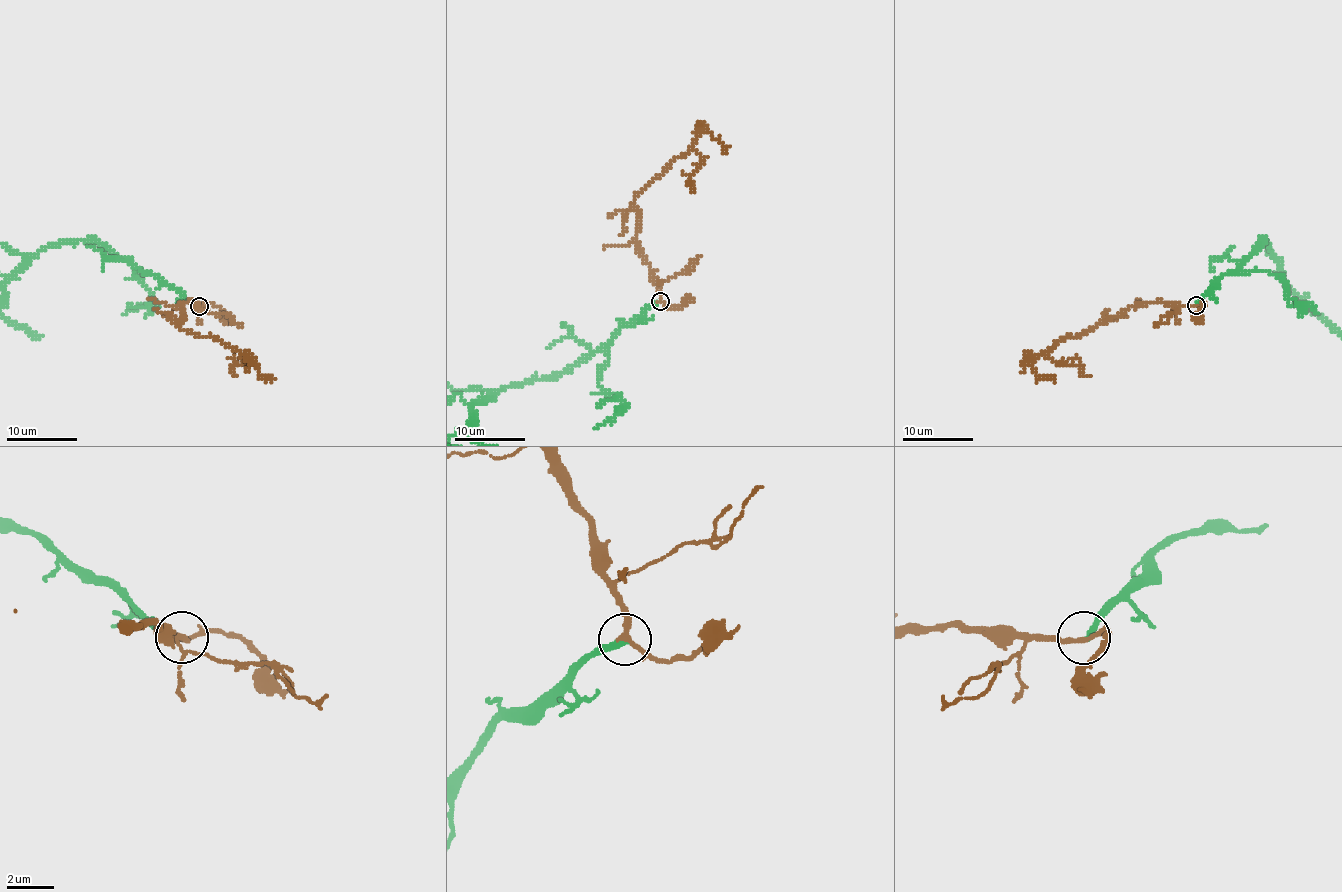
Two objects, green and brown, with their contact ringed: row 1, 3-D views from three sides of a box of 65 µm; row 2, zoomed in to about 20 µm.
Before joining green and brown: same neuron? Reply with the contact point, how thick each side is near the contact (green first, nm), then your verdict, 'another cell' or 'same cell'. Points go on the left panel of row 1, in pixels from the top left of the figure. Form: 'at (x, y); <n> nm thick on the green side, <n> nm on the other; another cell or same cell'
at (199, 306); 260 nm thick on the green side, 200 nm on the other; same cell

